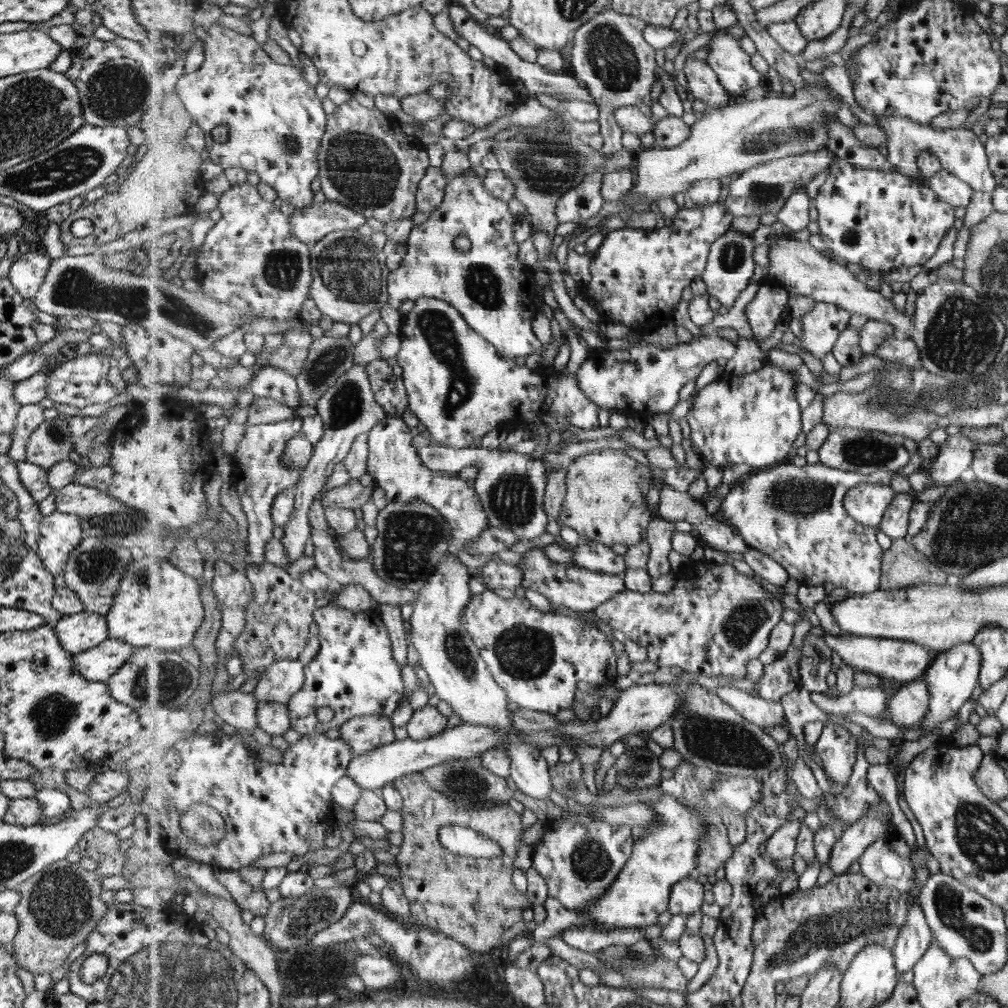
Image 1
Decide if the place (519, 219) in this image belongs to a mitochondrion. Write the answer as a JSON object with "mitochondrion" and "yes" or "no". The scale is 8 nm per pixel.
{"mitochondrion":"no"}

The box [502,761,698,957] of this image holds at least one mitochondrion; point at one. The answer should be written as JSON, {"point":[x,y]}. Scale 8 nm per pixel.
{"point":[590,861]}

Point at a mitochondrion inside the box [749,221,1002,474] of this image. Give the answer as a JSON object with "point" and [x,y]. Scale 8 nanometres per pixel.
{"point":[960,338]}

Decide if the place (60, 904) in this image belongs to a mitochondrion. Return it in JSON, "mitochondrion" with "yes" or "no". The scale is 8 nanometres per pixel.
{"mitochondrion":"yes"}

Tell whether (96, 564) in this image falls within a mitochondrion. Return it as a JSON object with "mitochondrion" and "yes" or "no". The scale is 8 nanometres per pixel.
{"mitochondrion":"yes"}

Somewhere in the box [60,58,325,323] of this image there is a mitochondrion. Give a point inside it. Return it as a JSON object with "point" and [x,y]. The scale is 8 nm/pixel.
{"point":[102,97]}

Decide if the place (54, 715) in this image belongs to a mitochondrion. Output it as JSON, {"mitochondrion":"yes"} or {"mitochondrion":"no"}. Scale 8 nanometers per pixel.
{"mitochondrion":"yes"}

